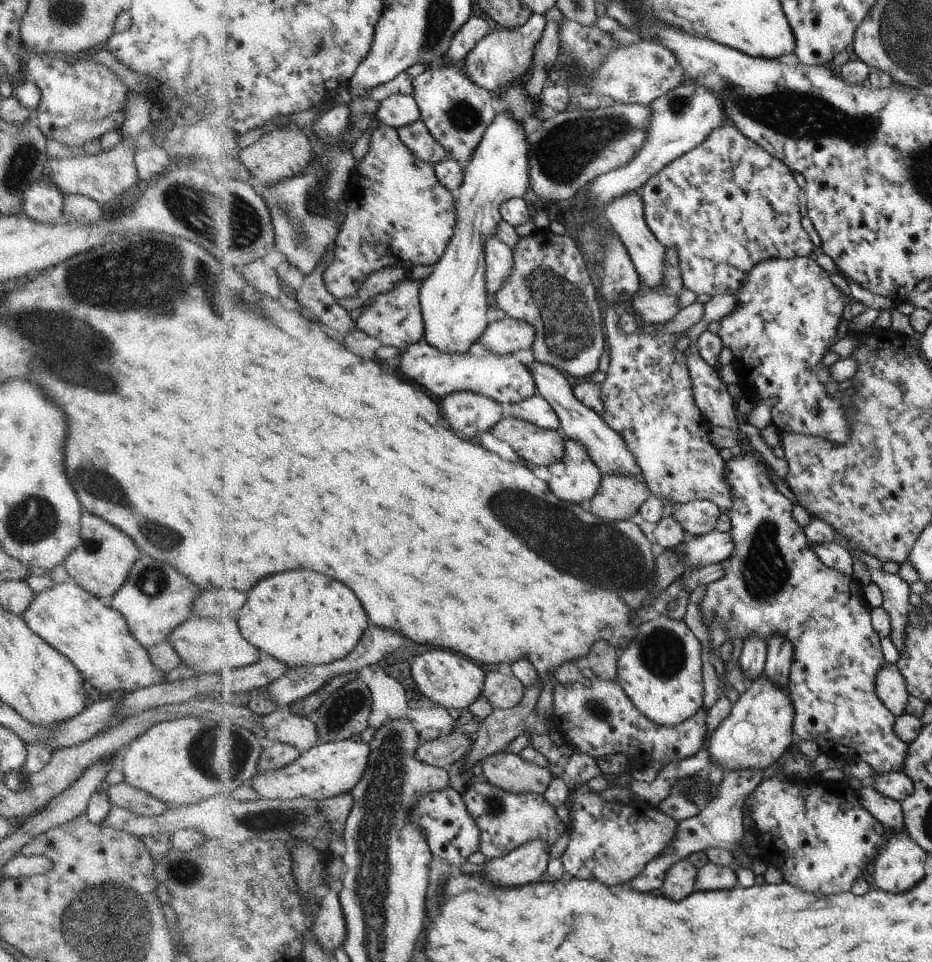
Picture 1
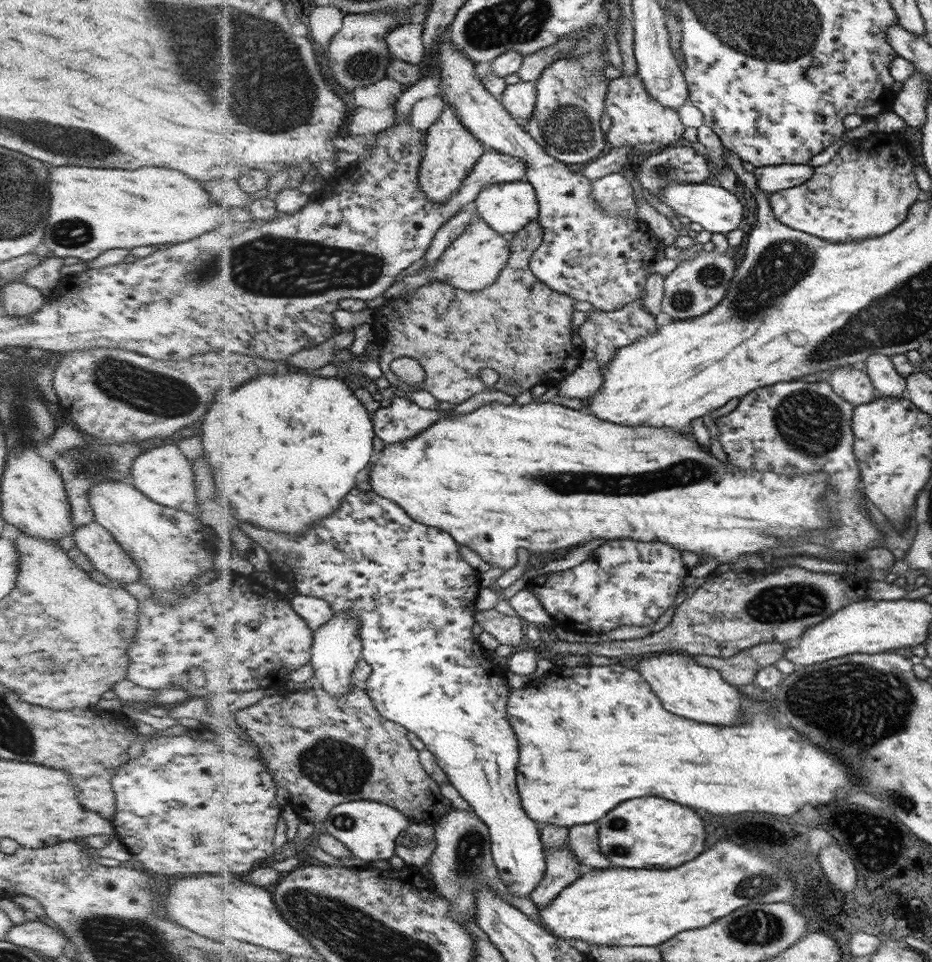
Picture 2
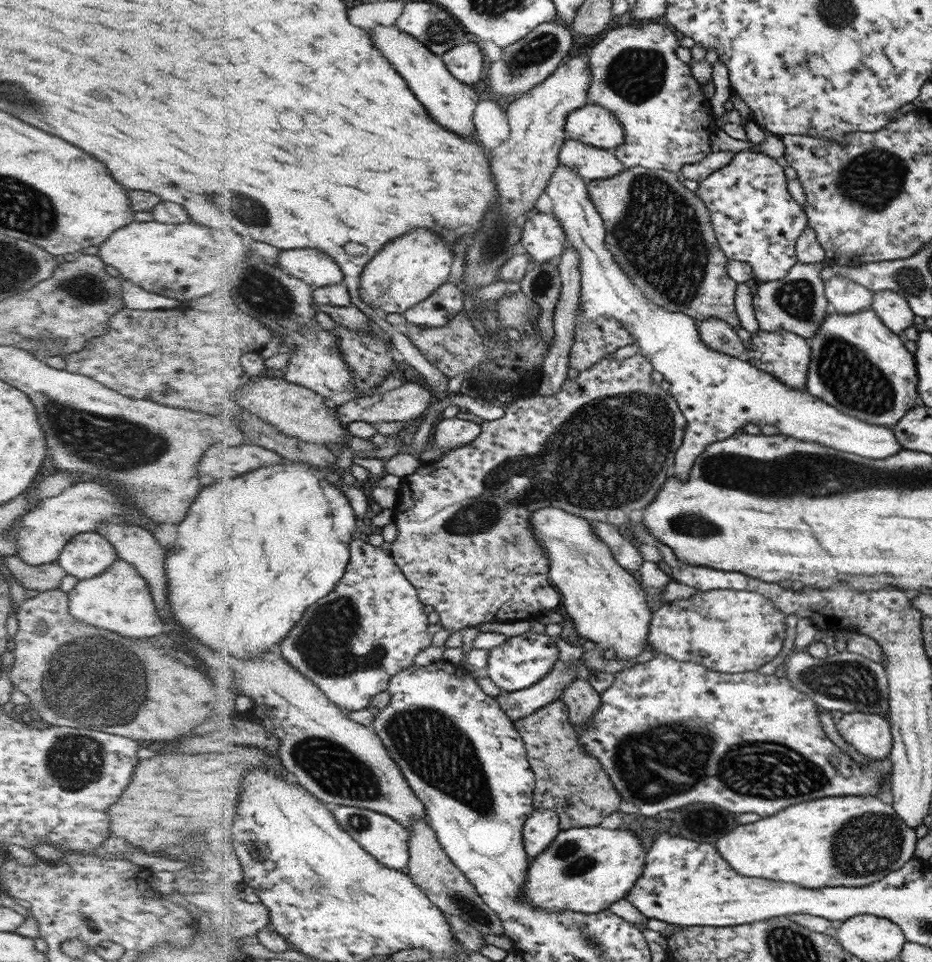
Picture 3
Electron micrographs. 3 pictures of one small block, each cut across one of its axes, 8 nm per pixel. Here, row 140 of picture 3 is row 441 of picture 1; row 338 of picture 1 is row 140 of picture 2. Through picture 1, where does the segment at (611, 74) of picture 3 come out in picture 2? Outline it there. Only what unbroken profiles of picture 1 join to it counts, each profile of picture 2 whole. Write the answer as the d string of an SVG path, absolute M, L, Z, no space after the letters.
M636 73L610 80L607 92L607 112L612 119L608 132L608 142L615 147L638 146L638 144L662 144L663 148L671 146L682 139L684 124L672 108L664 108L658 101L652 100L642 77Z

